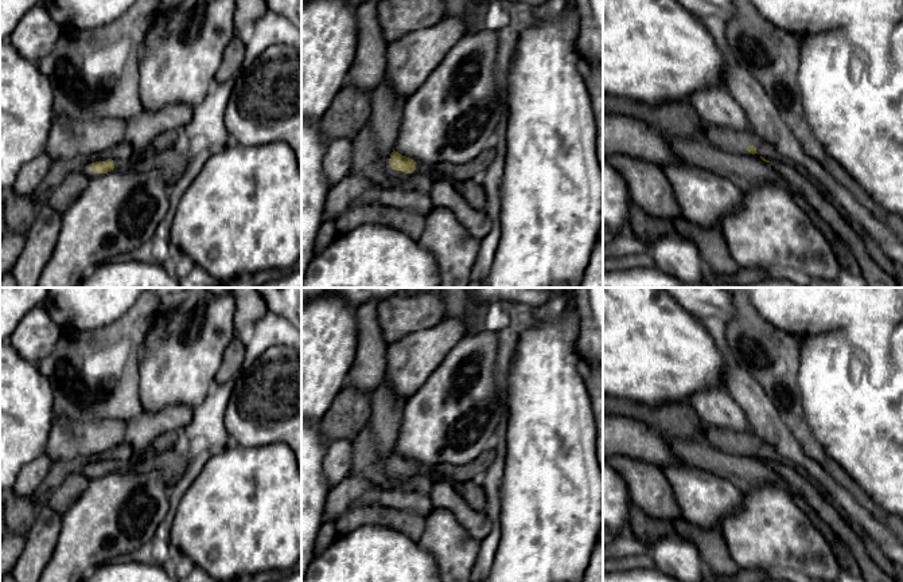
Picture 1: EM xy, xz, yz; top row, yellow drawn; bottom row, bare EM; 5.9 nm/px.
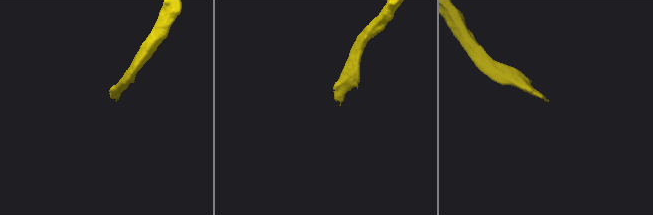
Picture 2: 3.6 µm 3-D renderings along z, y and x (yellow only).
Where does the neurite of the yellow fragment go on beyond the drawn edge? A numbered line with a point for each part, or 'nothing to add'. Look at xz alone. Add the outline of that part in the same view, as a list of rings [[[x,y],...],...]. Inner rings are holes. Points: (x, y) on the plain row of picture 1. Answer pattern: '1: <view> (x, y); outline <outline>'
1: xz (394, 477); outline [[[390,456],[382,464],[382,468],[385,470],[385,474],[389,479],[389,481],[390,481],[392,485],[405,485],[406,484],[406,480],[410,479],[410,477],[413,477],[416,474],[416,470],[412,474],[405,474],[402,472],[393,470],[390,468],[390,465],[389,465]]]

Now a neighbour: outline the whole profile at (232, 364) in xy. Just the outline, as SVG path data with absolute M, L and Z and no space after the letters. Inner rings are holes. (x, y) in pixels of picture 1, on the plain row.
M236 336L229 344L221 367L215 375L215 383L226 383L227 380L236 379L242 370L242 362L245 358L246 344Z

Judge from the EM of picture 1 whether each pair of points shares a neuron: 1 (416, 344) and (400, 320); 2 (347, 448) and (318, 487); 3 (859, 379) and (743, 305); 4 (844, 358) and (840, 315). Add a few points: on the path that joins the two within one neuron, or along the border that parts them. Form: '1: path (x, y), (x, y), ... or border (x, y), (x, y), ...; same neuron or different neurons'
1: border (439, 321), (431, 327), (409, 332), (389, 346); different neurons
2: border (326, 446), (323, 476), (331, 487); different neurons
3: border (801, 339), (797, 372); different neurons
4: border (810, 334), (840, 331), (851, 346), (863, 355); different neurons

